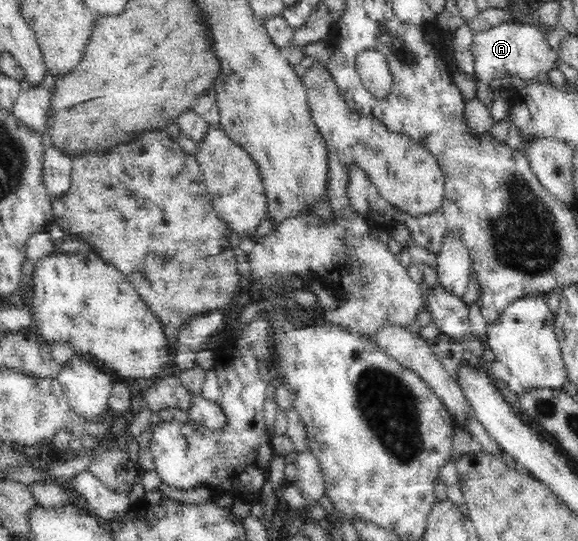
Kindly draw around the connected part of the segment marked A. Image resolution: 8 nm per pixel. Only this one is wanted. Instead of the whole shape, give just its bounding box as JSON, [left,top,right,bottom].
[471,21,560,83]

